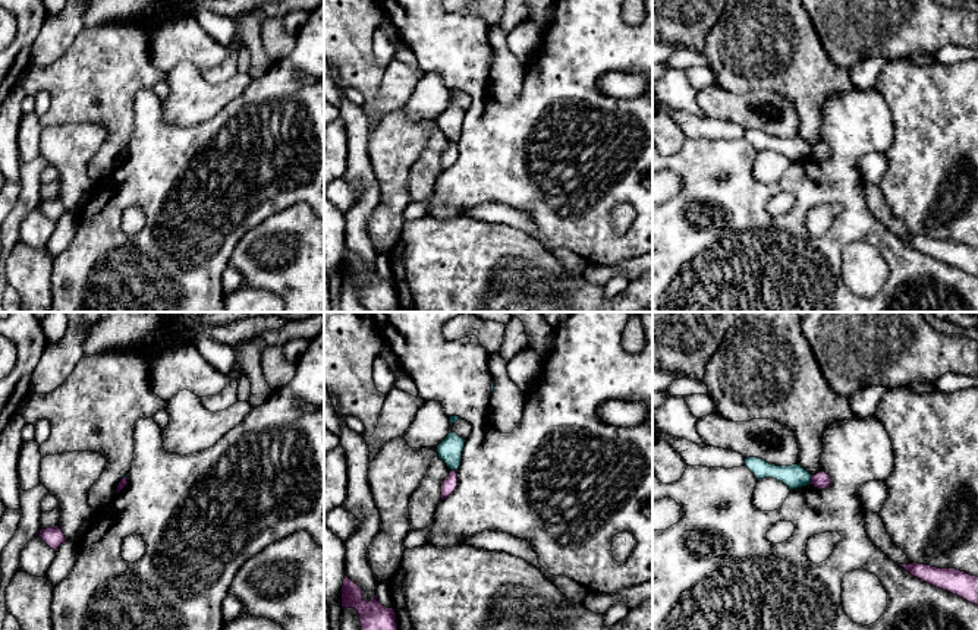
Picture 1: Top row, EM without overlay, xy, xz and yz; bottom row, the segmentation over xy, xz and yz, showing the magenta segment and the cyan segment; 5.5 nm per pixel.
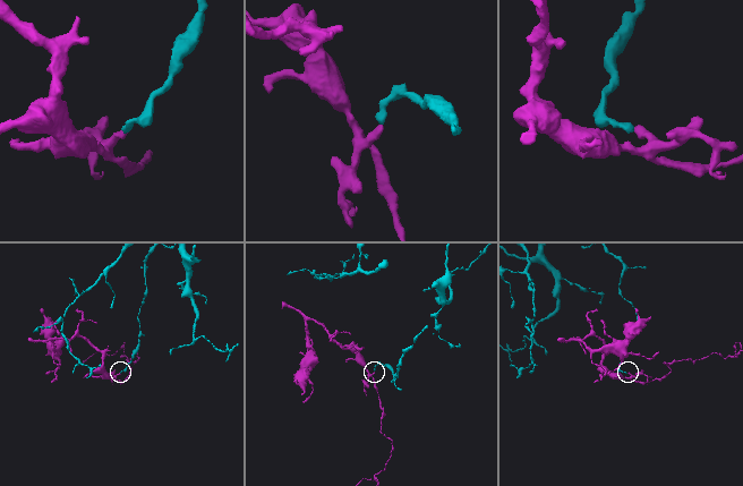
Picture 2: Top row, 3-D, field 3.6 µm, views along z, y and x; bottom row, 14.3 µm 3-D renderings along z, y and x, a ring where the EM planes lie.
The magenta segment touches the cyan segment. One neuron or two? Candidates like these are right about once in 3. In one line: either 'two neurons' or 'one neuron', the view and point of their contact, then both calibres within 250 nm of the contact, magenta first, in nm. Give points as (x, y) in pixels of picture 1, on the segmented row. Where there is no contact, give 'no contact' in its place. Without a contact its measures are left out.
two neurons; contact yz (811, 479); calibres 90 and 130 nm

